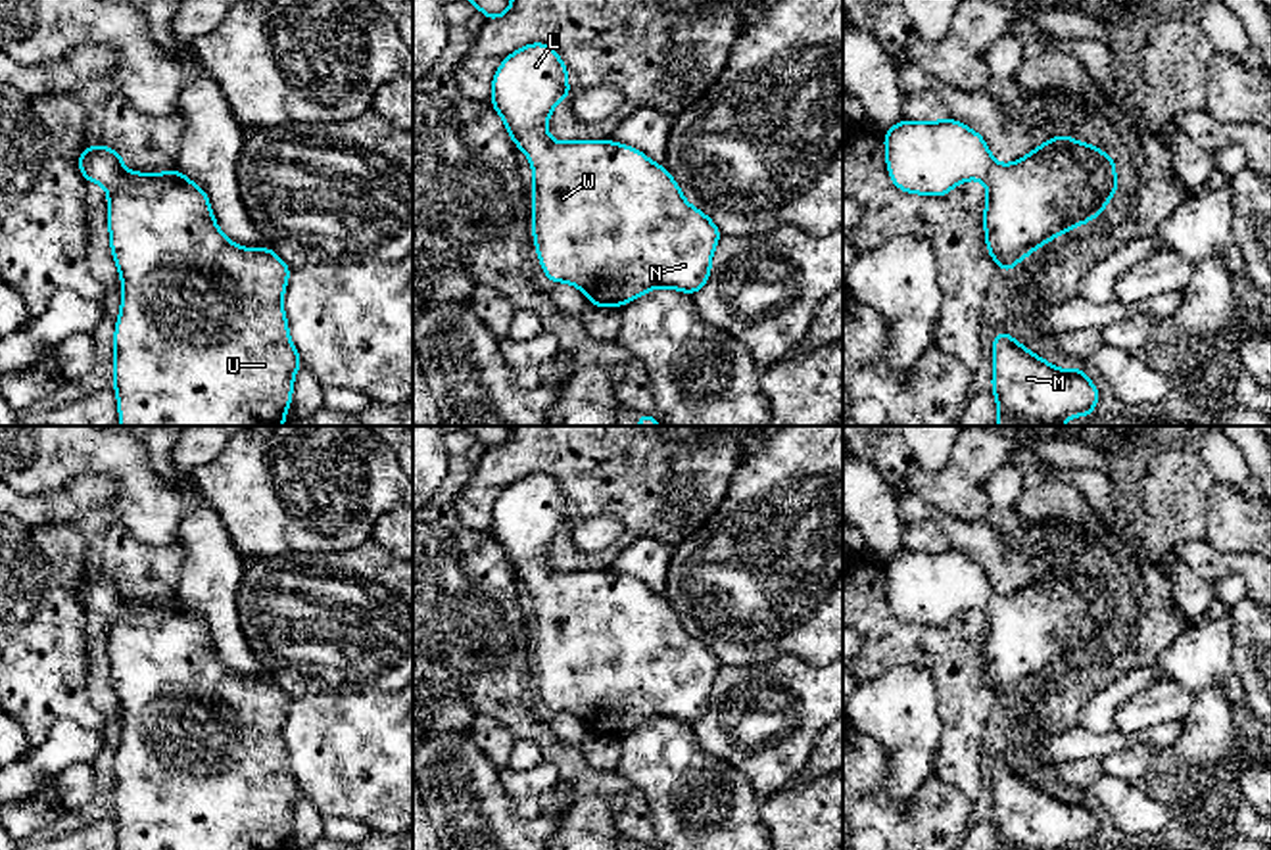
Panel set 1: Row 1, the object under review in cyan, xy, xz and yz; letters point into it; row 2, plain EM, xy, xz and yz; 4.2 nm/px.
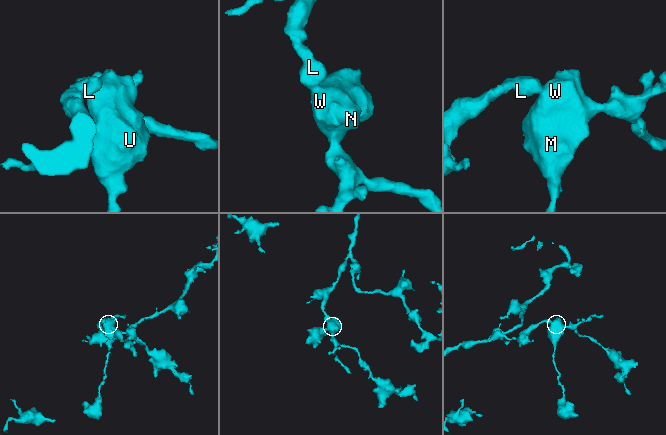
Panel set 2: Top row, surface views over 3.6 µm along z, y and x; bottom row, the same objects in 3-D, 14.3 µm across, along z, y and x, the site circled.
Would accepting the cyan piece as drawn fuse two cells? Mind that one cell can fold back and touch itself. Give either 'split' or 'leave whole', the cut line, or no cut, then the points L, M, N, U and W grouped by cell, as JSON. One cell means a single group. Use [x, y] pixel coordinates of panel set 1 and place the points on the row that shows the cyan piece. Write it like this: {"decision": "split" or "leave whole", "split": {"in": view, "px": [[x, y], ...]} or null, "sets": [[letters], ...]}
{"decision": "leave whole", "split": null, "sets": [["L", "M", "N", "U", "W"]]}

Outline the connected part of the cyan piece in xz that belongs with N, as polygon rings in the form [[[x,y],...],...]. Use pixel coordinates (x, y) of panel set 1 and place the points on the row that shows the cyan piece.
[[[545,42],[516,48],[492,81],[490,104],[534,171],[532,234],[549,284],[576,286],[593,307],[622,307],[653,288],[697,294],[712,274],[722,232],[685,201],[666,167],[637,148],[612,140],[551,140],[547,119],[570,96],[566,65]]]

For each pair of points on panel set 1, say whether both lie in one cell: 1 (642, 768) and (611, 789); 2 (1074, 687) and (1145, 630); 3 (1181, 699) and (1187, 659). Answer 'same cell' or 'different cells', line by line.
1: different cells
2: same cell
3: different cells

